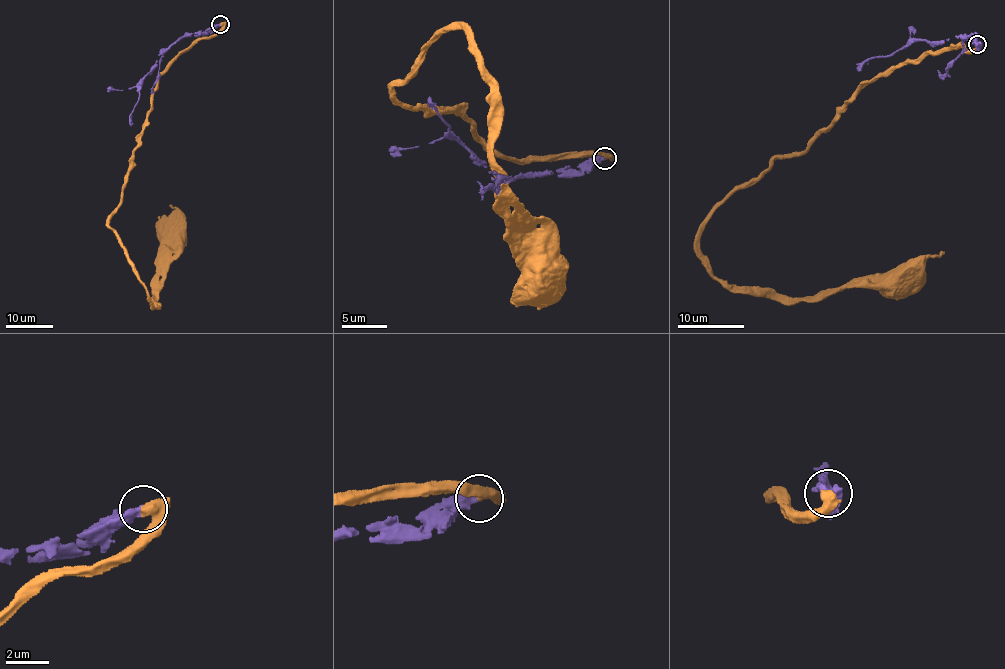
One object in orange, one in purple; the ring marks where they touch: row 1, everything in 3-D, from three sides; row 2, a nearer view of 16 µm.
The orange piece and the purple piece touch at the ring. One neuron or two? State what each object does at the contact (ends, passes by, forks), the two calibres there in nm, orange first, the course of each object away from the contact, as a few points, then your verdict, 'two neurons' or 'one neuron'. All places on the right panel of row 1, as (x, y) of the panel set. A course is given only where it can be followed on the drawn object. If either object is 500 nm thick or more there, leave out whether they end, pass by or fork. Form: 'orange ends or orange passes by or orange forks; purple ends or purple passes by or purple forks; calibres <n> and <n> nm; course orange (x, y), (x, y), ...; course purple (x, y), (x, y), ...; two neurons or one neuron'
orange passes by; purple ends; calibres 360 and 380 nm; course orange (978, 44), (860, 89), (808, 149), (733, 187), (699, 240), (737, 287), (896, 285); course purple (978, 44), (975, 32), (972, 35), (937, 41), (914, 41), (893, 53), (869, 60), (857, 70); two neurons

